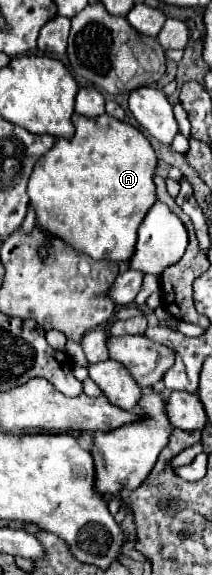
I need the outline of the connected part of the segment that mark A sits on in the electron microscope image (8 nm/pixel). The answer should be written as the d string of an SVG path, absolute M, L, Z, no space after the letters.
M73 115L75 135L73 139L57 139L55 147L39 159L35 171L31 173L27 195L29 205L37 215L37 225L41 231L61 239L73 251L85 253L91 259L107 259L115 263L127 263L135 253L137 229L145 213L155 203L155 183L153 173L157 167L157 157L147 137L125 121L101 115L99 119L87 119Z

